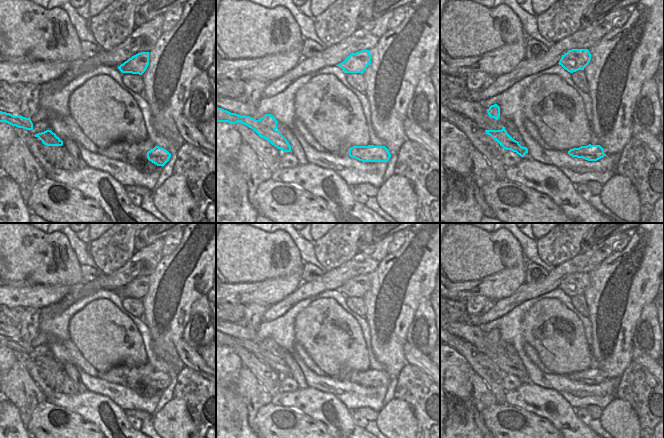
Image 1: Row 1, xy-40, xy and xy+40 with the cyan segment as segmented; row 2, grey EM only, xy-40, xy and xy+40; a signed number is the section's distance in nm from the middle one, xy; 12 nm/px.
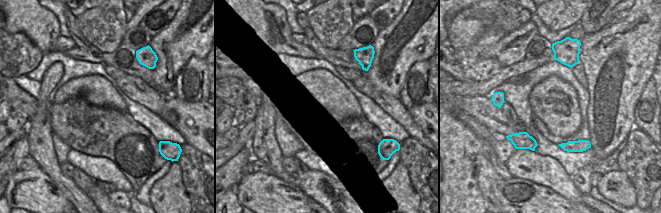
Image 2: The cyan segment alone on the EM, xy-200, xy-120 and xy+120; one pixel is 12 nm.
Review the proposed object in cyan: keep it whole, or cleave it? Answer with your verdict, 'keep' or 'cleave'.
cleave

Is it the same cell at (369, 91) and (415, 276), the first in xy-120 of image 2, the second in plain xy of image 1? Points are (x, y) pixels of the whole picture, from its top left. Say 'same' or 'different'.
different

